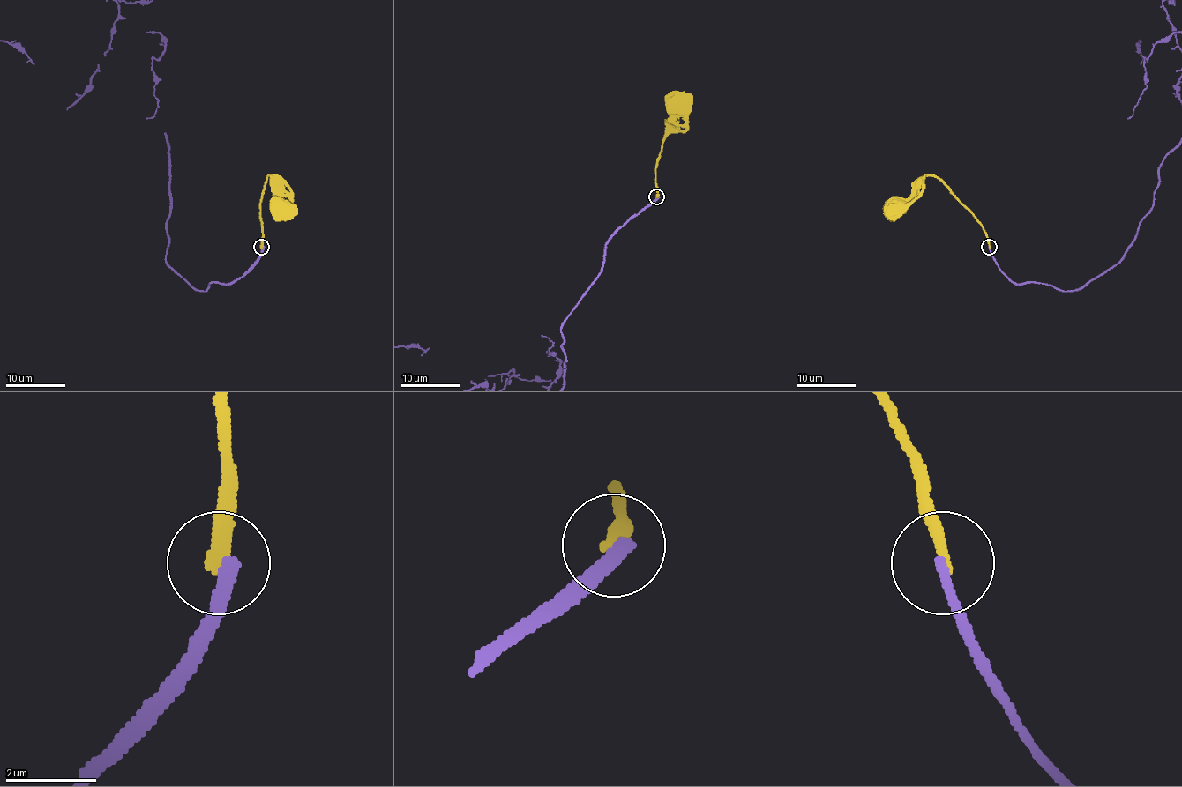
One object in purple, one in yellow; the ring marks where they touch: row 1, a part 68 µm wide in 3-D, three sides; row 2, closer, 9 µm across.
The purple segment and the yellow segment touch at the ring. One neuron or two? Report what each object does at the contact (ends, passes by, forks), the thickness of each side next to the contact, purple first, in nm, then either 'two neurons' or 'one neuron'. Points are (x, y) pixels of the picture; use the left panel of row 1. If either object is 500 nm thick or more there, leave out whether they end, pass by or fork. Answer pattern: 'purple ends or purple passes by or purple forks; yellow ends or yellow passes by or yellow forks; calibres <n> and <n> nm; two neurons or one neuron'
purple ends; yellow ends; calibres 240 and 280 nm; two neurons

